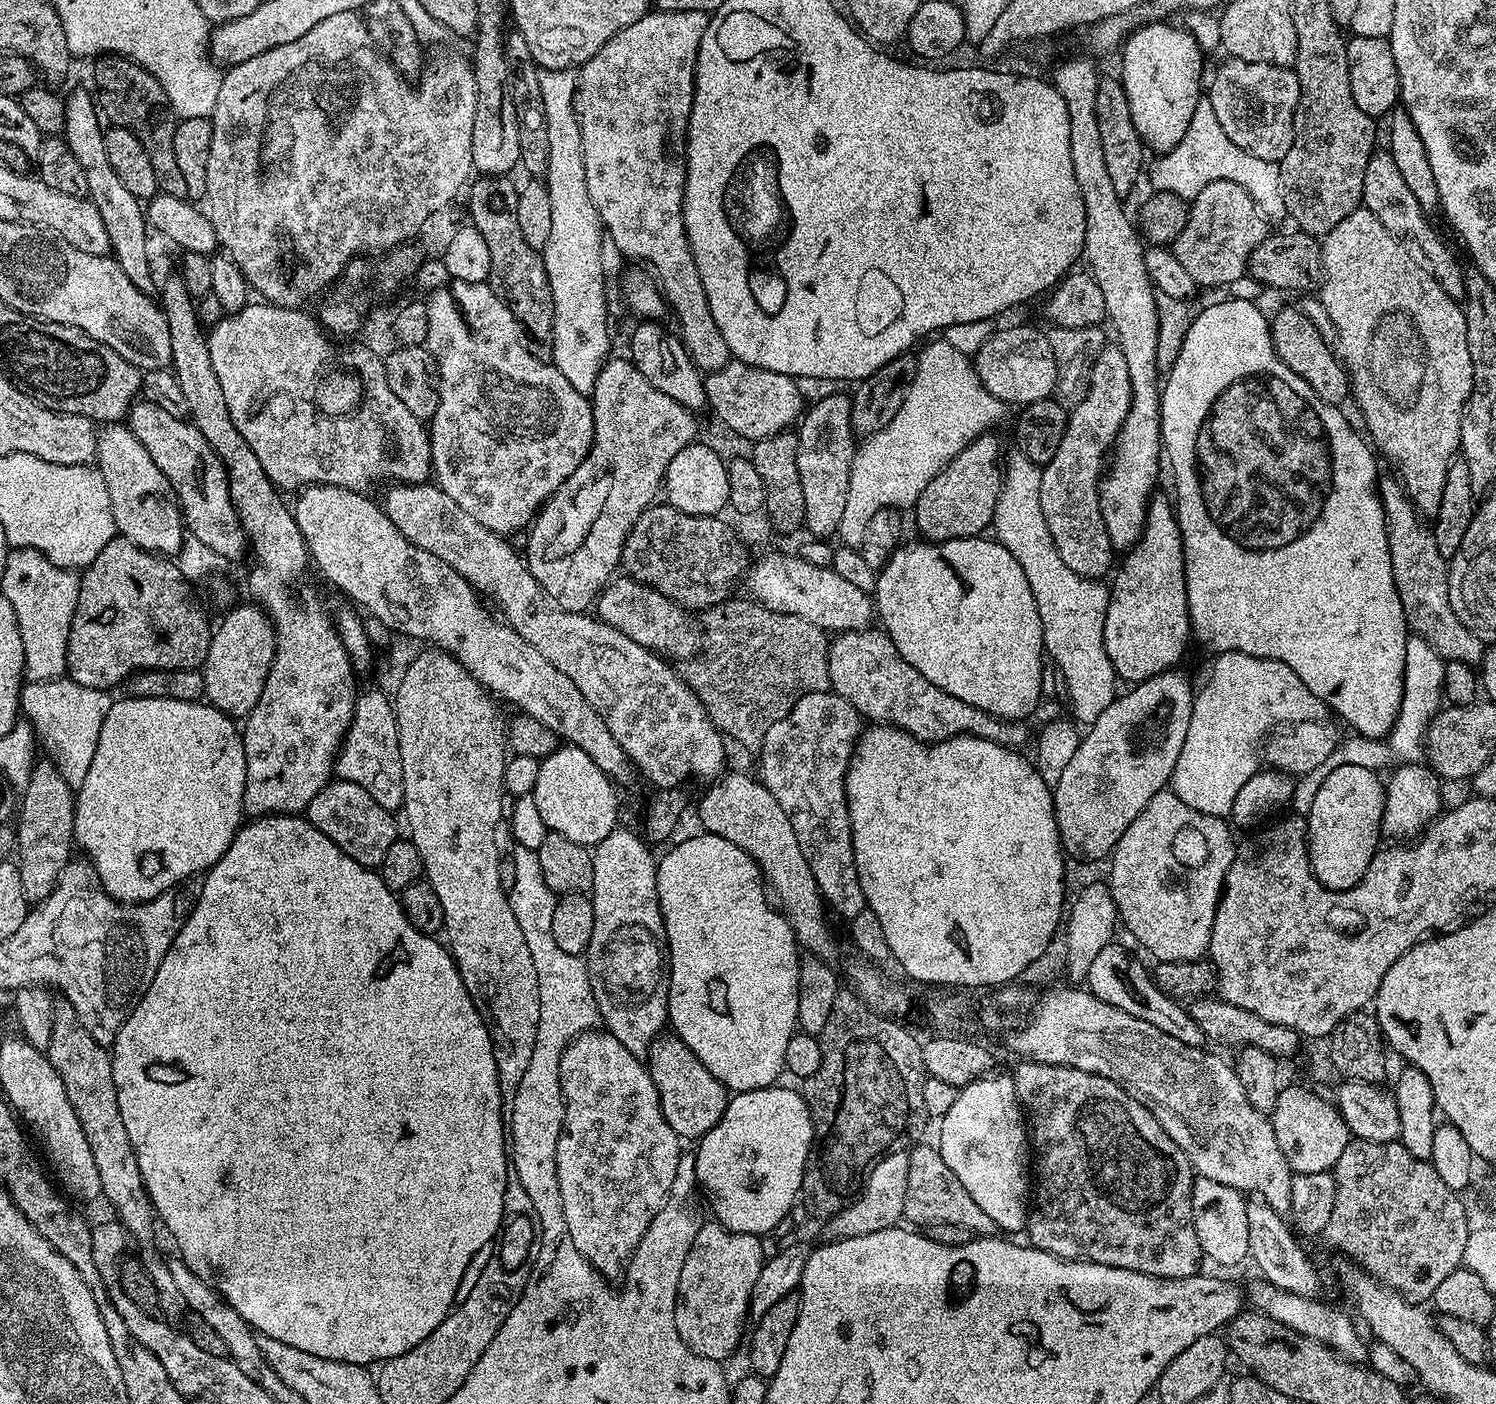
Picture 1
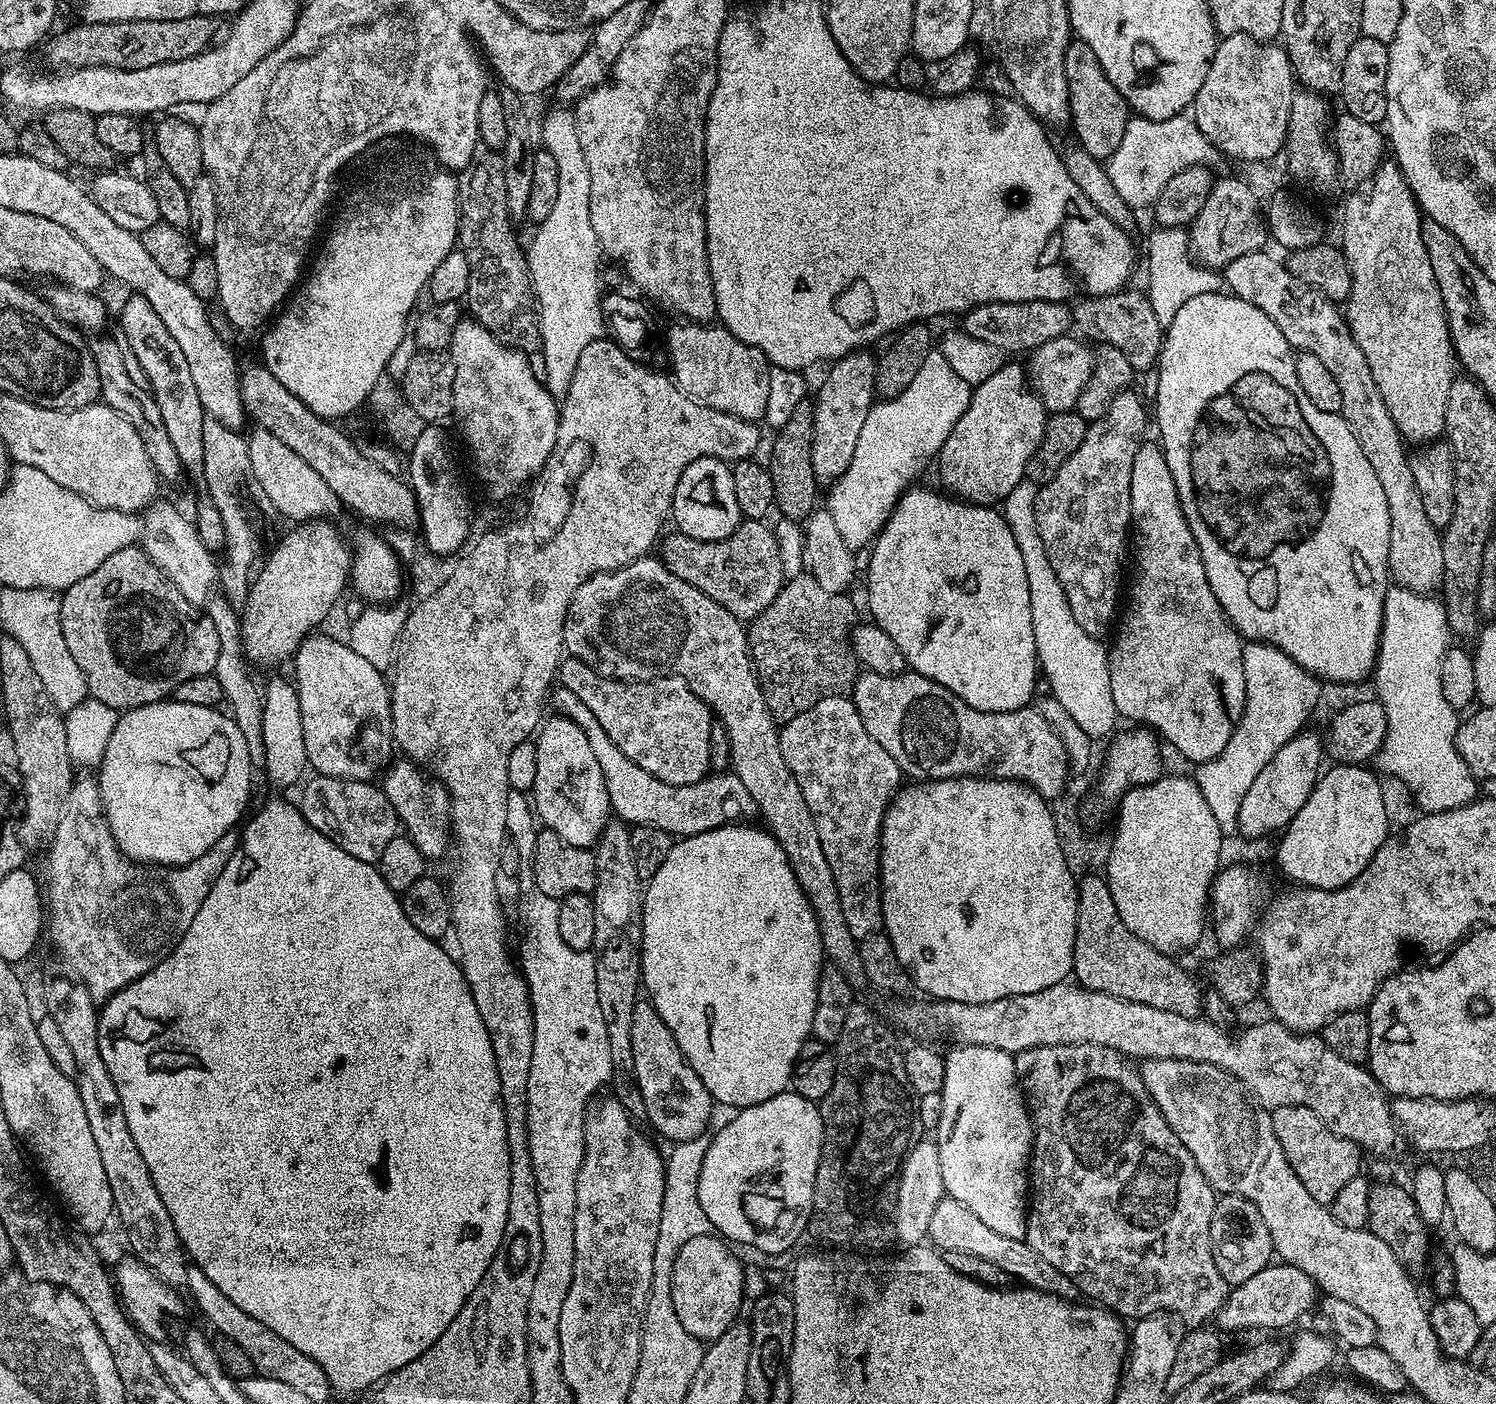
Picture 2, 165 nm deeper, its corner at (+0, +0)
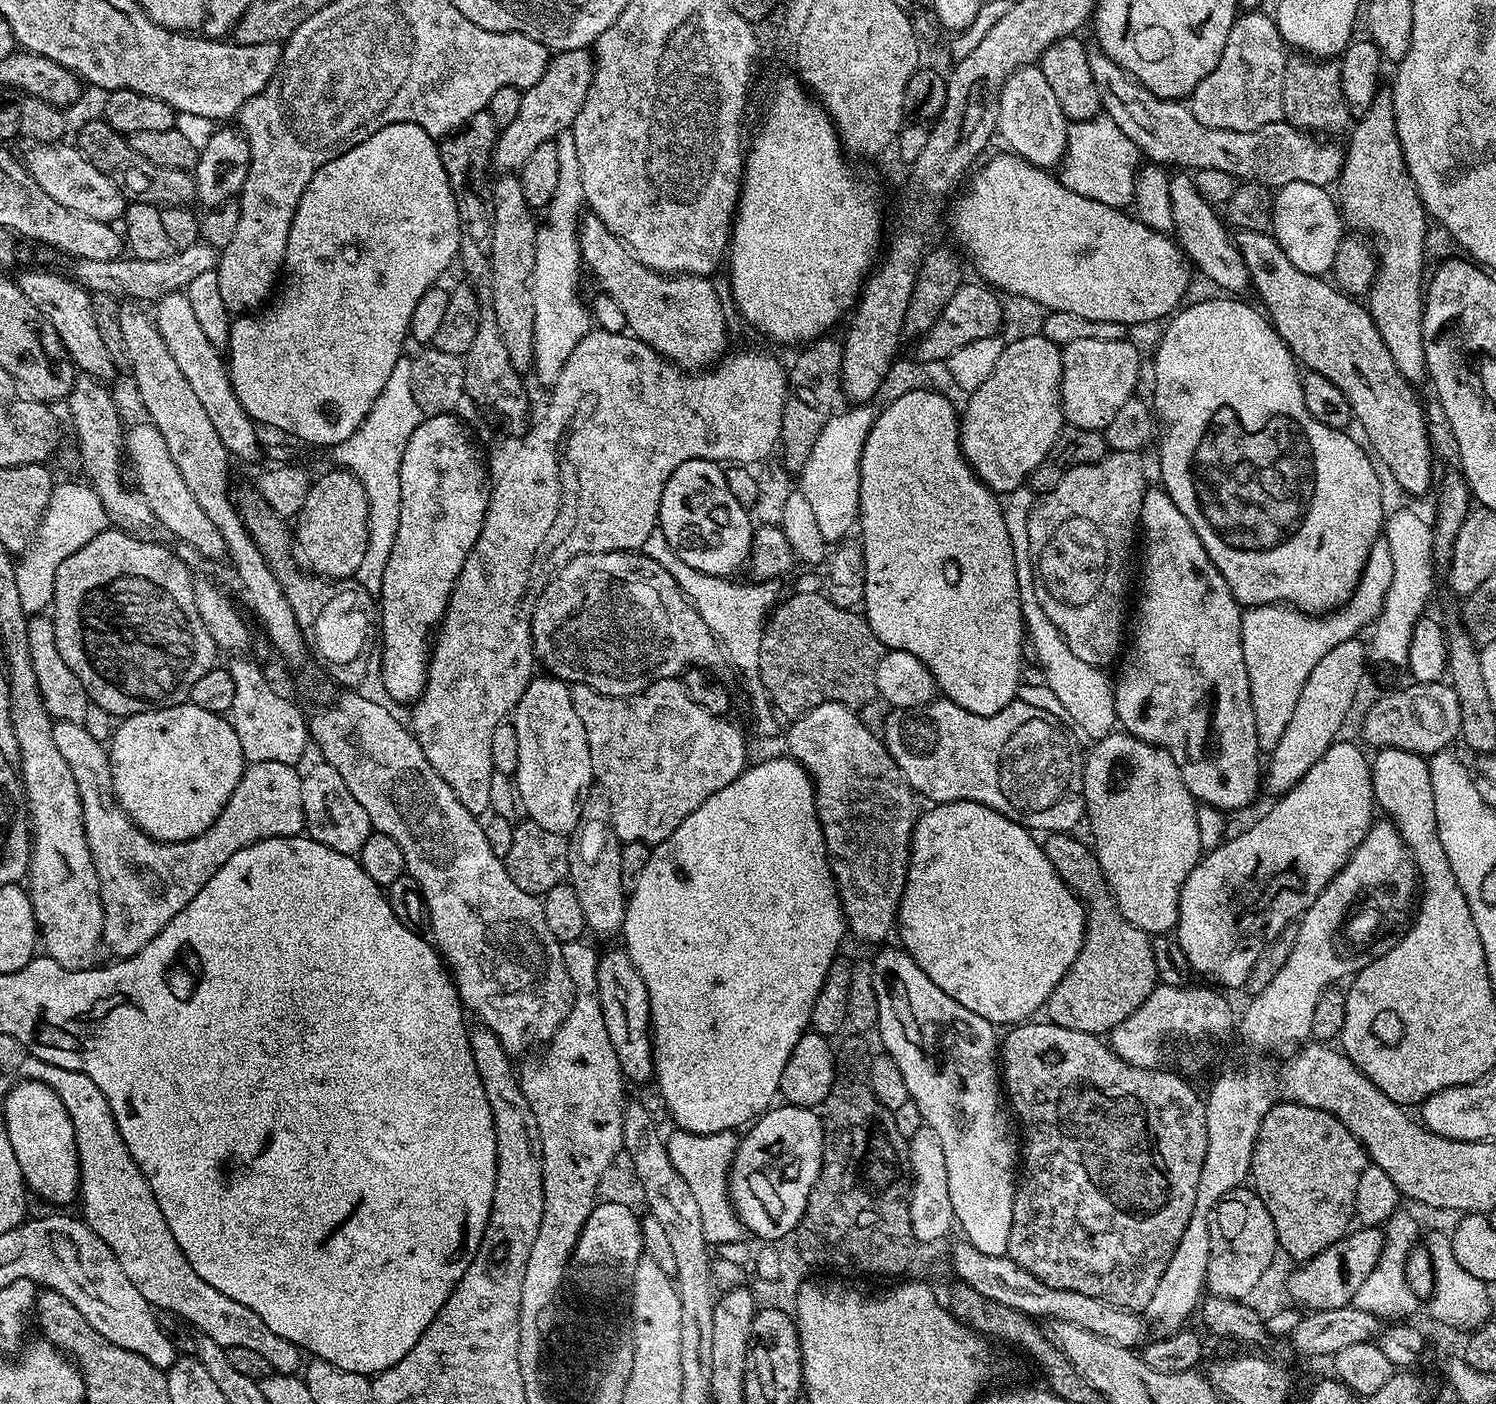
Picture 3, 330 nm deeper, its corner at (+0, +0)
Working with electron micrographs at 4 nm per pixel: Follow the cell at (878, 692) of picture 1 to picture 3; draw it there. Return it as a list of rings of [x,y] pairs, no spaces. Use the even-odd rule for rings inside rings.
[[[934,698],[921,708],[892,708],[889,713],[884,720],[882,739],[917,797],[924,799],[925,796],[932,804],[959,800],[982,802],[982,806],[998,810],[1036,834],[1076,830],[1085,819],[1085,757],[1082,752],[1080,756],[1079,746],[1072,741],[1073,733],[1062,726],[1054,713],[1015,699],[998,710],[998,714],[983,716],[970,714],[970,710],[962,710],[962,706],[947,698]]]

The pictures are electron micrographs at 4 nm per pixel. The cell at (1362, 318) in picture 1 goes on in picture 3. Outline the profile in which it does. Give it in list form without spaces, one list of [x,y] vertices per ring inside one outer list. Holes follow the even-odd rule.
[[[1388,90],[1377,92],[1374,102],[1362,113],[1360,120],[1351,129],[1352,137],[1346,143],[1344,169],[1340,172],[1338,189],[1338,207],[1340,215],[1349,229],[1370,238],[1376,249],[1376,277],[1366,297],[1366,307],[1376,324],[1378,334],[1382,334],[1382,342],[1386,342],[1386,350],[1390,350],[1390,358],[1394,358],[1394,366],[1410,382],[1424,380],[1428,375],[1424,335],[1422,334],[1422,318],[1426,299],[1426,272],[1424,276],[1424,247],[1428,244],[1428,224],[1430,217],[1424,210],[1418,190],[1410,178],[1410,170],[1404,161],[1400,139],[1396,133],[1394,118],[1394,102]]]

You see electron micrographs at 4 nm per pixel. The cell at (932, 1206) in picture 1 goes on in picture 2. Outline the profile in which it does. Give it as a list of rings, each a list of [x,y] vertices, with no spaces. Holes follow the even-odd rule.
[[[943,1198],[934,1206],[934,1214],[930,1217],[928,1236],[931,1243],[944,1252],[961,1252],[986,1258],[986,1262],[1002,1269],[1005,1277],[1017,1276],[1020,1279],[1017,1281],[1021,1285],[1065,1298],[1077,1295],[1076,1283],[1066,1274],[1062,1274],[1062,1270],[1050,1266],[1050,1262],[1046,1262],[1046,1258],[1042,1258],[1042,1254],[1035,1252],[1024,1240],[1006,1238],[1004,1235],[990,1230],[990,1226],[984,1225],[971,1210],[966,1210],[966,1206],[962,1206],[962,1202],[957,1200]]]

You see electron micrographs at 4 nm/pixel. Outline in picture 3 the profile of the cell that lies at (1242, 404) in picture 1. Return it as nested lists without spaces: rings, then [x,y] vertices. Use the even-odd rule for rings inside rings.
[[[1220,299],[1224,300],[1200,300],[1189,308],[1181,307],[1167,321],[1168,329],[1156,348],[1154,416],[1159,424],[1158,447],[1162,458],[1160,484],[1170,494],[1170,498],[1174,498],[1174,506],[1178,506],[1182,514],[1186,514],[1187,527],[1192,528],[1202,542],[1206,559],[1214,562],[1222,578],[1226,578],[1228,591],[1234,594],[1237,605],[1257,608],[1259,604],[1287,604],[1309,614],[1334,612],[1354,594],[1360,575],[1368,564],[1370,550],[1381,535],[1386,519],[1384,496],[1380,493],[1381,473],[1372,472],[1373,457],[1364,456],[1365,449],[1356,448],[1355,442],[1348,440],[1347,431],[1322,426],[1322,422],[1318,422],[1318,418],[1314,418],[1314,414],[1306,410],[1298,361],[1289,350],[1287,342],[1276,333],[1276,327],[1267,315],[1259,307],[1256,309],[1243,304],[1240,301],[1243,299]]]

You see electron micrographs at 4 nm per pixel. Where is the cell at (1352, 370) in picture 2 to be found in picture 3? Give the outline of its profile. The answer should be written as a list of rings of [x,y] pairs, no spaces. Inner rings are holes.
[[[1173,175],[1168,181],[1170,186],[1170,210],[1174,210],[1172,229],[1174,239],[1193,265],[1200,267],[1200,272],[1212,284],[1217,284],[1224,294],[1244,294],[1249,291],[1250,281],[1246,262],[1238,250],[1233,233],[1215,207],[1202,198],[1196,189],[1196,181],[1191,175]]]

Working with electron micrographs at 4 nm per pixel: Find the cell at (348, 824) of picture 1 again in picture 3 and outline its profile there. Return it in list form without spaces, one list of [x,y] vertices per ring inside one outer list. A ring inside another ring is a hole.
[[[317,762],[308,773],[306,771],[303,773],[300,785],[307,835],[317,844],[330,846],[330,850],[338,850],[347,856],[356,856],[362,850],[362,842],[370,838],[374,829],[370,822],[370,814],[366,814],[358,798],[350,794],[346,782],[342,782],[342,774],[338,774],[334,766]]]

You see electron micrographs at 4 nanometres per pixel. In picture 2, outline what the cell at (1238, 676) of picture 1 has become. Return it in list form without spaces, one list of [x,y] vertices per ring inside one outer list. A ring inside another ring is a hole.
[[[1245,643],[1242,666],[1246,674],[1246,702],[1234,734],[1230,734],[1230,742],[1220,754],[1194,768],[1198,790],[1202,790],[1202,798],[1206,798],[1206,806],[1210,806],[1210,814],[1214,814],[1214,822],[1224,834],[1237,831],[1238,806],[1242,806],[1246,790],[1262,774],[1270,758],[1307,725],[1304,723],[1311,718],[1322,687],[1317,677],[1273,644]]]

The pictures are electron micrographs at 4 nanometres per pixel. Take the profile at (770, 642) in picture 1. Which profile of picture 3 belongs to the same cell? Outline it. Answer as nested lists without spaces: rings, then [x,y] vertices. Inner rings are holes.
[[[796,592],[789,600],[781,599],[767,618],[758,657],[760,687],[781,717],[803,716],[814,706],[826,702],[838,702],[856,710],[859,704],[876,696],[876,667],[881,655],[880,639],[859,611],[839,608],[820,592]]]

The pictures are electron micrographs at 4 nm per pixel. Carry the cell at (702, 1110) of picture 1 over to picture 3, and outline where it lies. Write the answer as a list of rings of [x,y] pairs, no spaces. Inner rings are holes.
[[[617,946],[609,952],[601,951],[596,961],[598,978],[598,998],[602,1006],[602,1018],[606,1022],[606,1034],[610,1034],[610,1046],[618,1054],[620,1071],[625,1081],[644,1084],[653,1079],[652,1067],[652,1019],[650,1018],[650,998],[646,994],[646,982],[634,966],[627,951]]]

